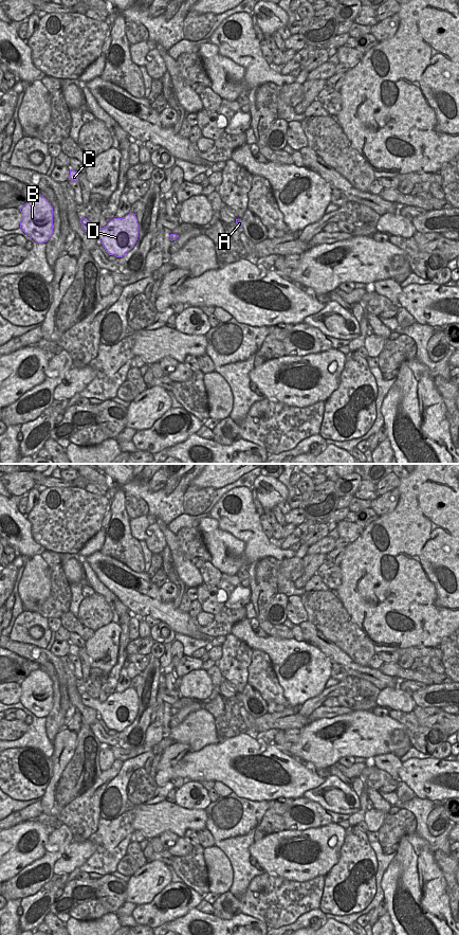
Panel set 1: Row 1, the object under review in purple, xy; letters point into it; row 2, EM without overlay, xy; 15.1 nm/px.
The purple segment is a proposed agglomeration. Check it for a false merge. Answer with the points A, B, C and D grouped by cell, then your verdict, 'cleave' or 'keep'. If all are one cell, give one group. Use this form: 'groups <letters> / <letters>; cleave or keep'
groups A B C D; keep

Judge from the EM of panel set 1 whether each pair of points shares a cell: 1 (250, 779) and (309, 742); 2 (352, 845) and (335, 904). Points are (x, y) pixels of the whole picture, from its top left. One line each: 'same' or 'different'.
1: different
2: same

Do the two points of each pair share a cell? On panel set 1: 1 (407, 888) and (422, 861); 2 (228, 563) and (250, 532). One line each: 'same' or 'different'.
1: same
2: different

